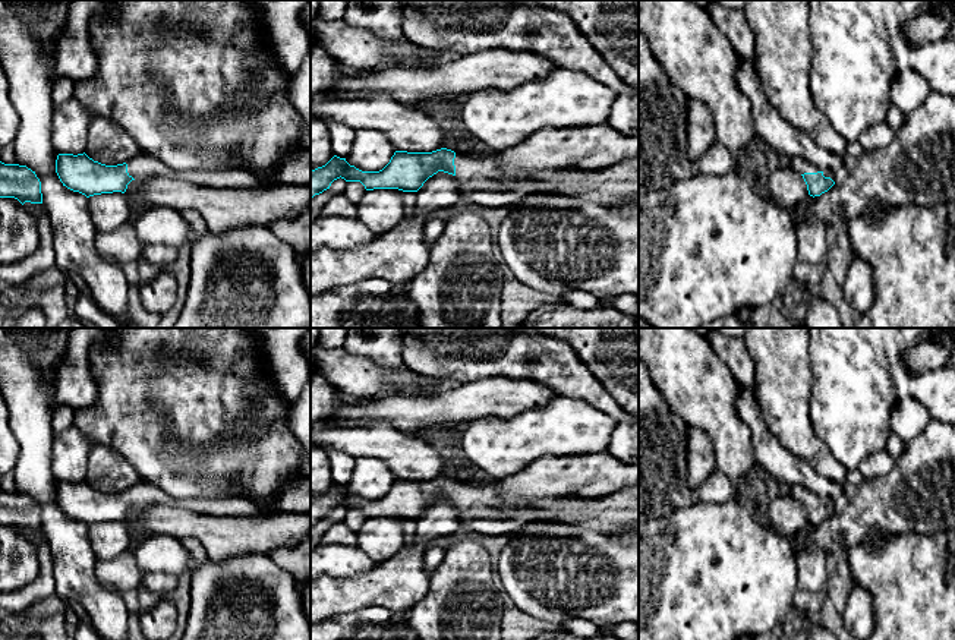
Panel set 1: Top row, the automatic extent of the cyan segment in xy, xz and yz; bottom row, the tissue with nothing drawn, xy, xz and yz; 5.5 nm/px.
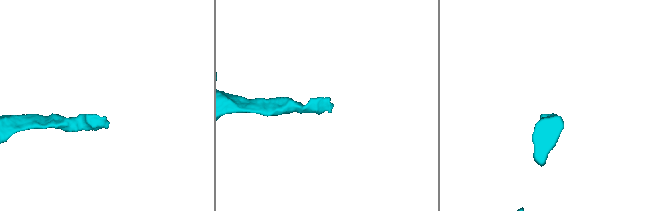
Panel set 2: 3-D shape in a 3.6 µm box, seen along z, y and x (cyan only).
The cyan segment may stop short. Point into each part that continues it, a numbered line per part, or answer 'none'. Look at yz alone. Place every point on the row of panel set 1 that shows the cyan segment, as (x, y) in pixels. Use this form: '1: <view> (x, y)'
1: yz (799, 164)

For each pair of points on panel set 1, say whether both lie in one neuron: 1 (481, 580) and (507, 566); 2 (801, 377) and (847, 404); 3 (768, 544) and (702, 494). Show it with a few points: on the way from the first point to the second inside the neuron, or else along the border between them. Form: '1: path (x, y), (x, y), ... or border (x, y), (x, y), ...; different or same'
1: border (492, 561), (494, 566); different
2: border (807, 349), (812, 372), (810, 416); different
3: border (737, 495), (716, 504), (705, 504), (696, 500); different

